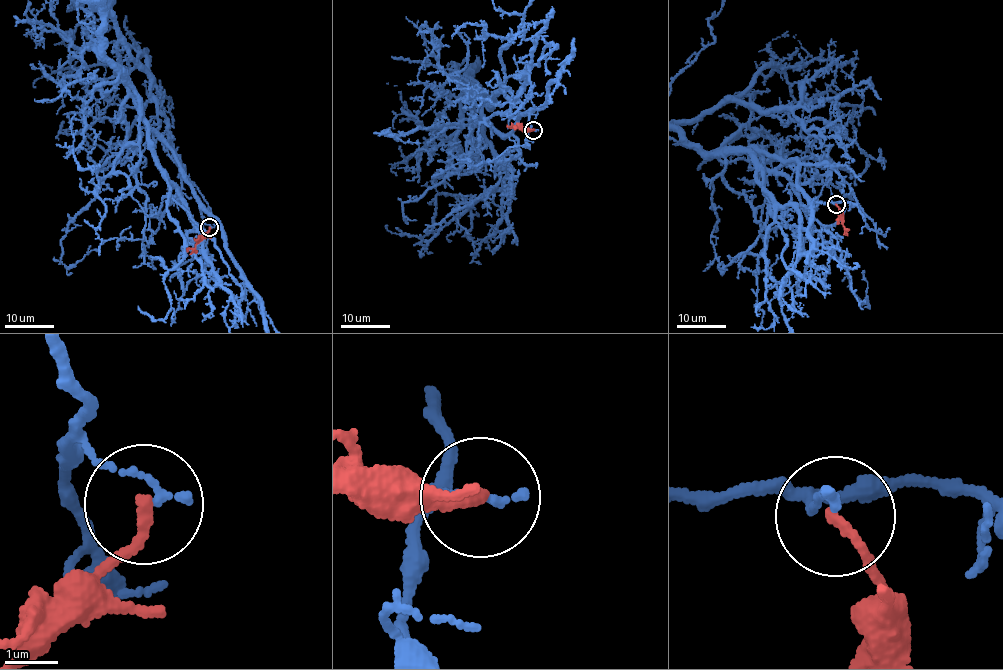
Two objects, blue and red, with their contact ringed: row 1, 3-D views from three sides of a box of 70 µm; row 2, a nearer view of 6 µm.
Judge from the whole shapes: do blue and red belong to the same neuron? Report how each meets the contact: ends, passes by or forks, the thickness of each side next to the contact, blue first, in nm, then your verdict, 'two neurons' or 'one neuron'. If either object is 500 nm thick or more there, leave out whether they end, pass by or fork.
blue ends | red ends | 150/180 nm | two neurons

